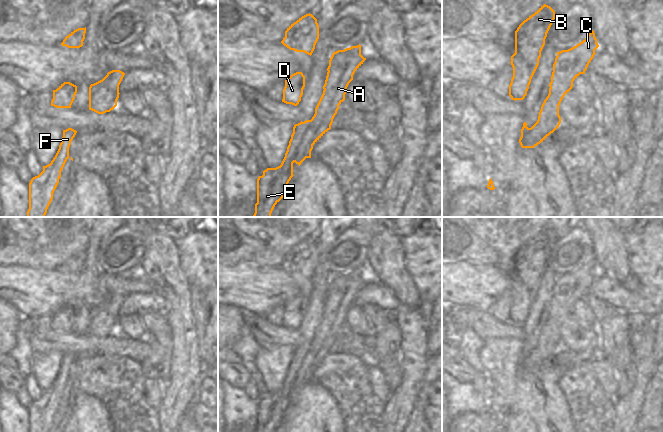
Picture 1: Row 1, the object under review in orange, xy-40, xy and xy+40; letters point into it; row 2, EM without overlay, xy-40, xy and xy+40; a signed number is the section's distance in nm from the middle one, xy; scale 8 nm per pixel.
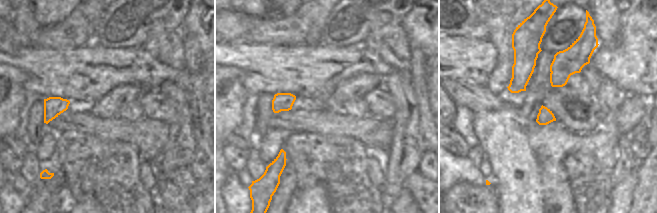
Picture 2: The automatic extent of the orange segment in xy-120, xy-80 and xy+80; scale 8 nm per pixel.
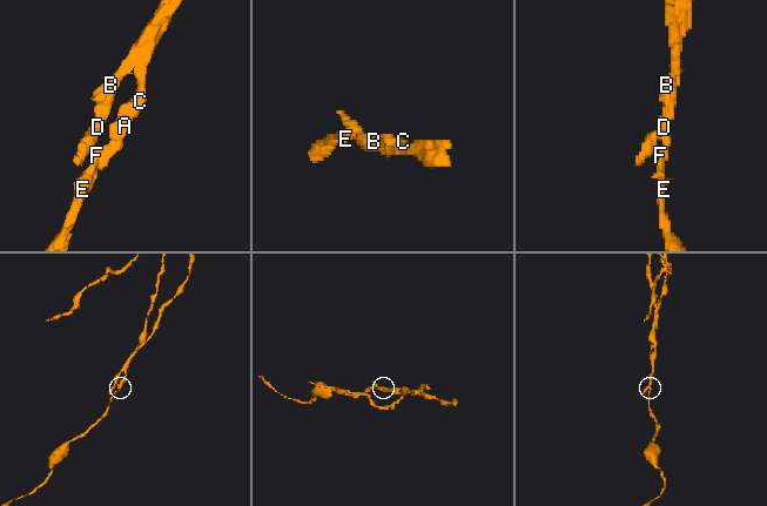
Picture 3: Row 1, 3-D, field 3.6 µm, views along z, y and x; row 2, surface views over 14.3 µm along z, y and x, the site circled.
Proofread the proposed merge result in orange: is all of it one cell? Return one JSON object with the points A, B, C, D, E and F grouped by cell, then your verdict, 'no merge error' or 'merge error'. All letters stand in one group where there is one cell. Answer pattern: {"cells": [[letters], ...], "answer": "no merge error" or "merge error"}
{"cells": [["A", "B", "C", "D"], ["E", "F"]], "answer": "merge error"}

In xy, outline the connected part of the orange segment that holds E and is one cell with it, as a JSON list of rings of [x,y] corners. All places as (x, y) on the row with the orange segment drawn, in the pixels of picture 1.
[[[311,120],[295,124],[293,133],[280,166],[267,168],[257,179],[257,203],[253,217],[271,217],[275,205],[283,198],[293,175],[293,163],[299,151],[303,135]]]

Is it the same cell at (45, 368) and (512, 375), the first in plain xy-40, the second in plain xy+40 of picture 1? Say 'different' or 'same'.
same

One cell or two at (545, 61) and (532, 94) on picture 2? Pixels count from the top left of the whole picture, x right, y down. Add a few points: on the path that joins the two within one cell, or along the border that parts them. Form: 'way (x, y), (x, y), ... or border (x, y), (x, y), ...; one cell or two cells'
way (542, 69), (538, 86); one cell

